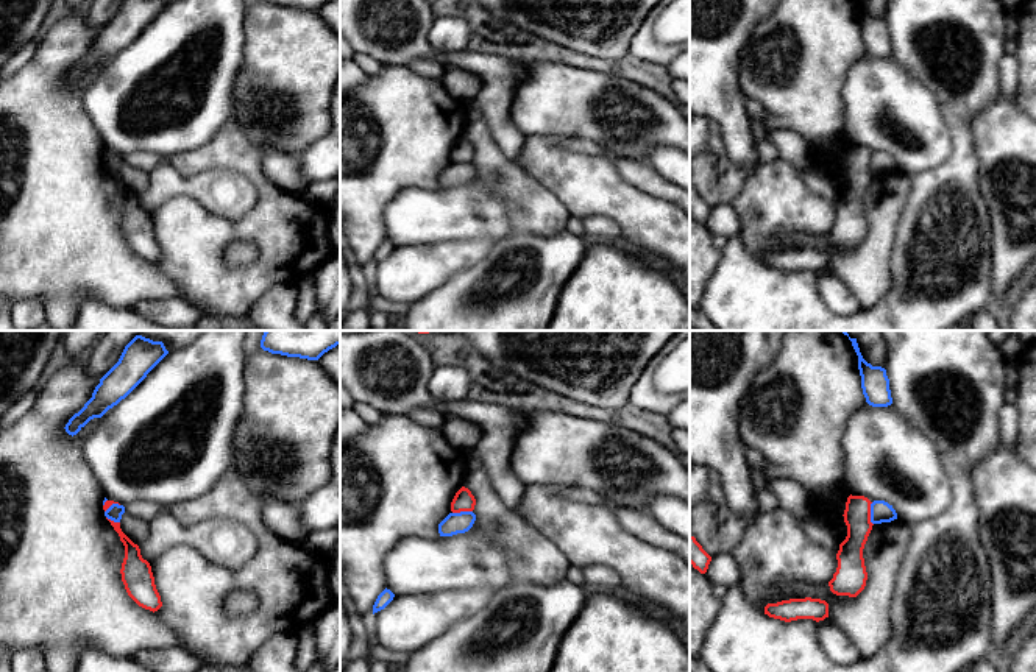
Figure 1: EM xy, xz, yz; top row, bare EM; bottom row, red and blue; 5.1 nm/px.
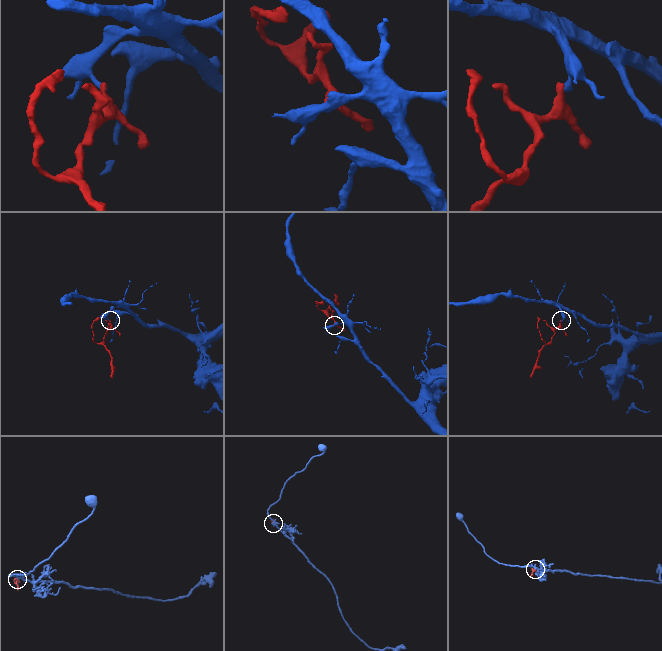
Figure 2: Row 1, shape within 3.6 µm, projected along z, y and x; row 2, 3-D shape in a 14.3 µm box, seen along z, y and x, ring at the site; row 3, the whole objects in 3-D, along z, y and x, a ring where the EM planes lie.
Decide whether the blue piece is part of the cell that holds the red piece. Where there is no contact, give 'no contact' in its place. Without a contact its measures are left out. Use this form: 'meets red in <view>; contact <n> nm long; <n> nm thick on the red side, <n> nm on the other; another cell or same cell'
meets red in yz; contact 120 nm long; 140 nm thick on the red side, 110 nm on the other; another cell

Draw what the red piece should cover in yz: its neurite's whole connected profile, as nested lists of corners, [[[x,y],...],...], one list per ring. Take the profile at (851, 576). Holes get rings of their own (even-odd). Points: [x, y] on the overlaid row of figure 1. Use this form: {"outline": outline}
{"outline": [[[849,496],[844,510],[847,536],[836,554],[838,568],[828,582],[836,596],[857,597],[866,586],[867,572],[863,549],[872,530],[871,500],[864,496]]]}

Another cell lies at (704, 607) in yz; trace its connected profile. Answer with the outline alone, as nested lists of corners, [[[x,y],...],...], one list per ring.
[[[690,563],[690,656],[699,658],[704,639],[721,607],[708,578]]]

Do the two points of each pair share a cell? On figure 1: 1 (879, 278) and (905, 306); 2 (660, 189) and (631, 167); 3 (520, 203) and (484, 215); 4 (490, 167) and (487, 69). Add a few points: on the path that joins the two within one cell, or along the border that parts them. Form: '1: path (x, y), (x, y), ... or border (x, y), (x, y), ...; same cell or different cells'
1: border (890, 251), (891, 287), (876, 303), (862, 309); different cells
2: path (652, 183), (638, 173); same cell
3: border (486, 178), (506, 205), (514, 231); different cells
4: border (481, 113), (490, 137), (510, 161); different cells

